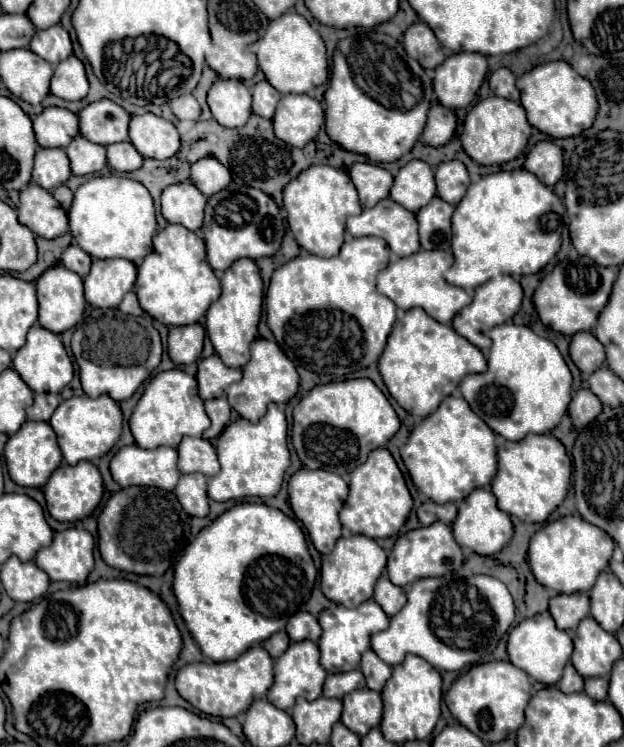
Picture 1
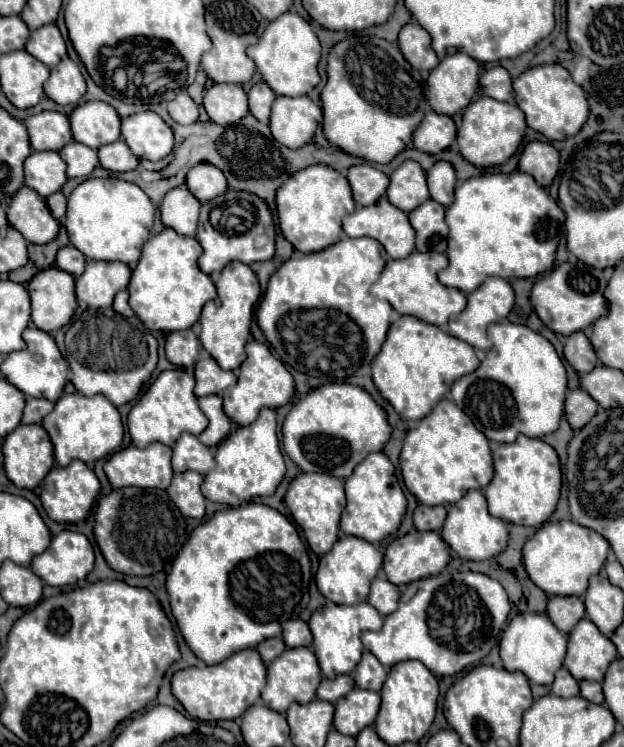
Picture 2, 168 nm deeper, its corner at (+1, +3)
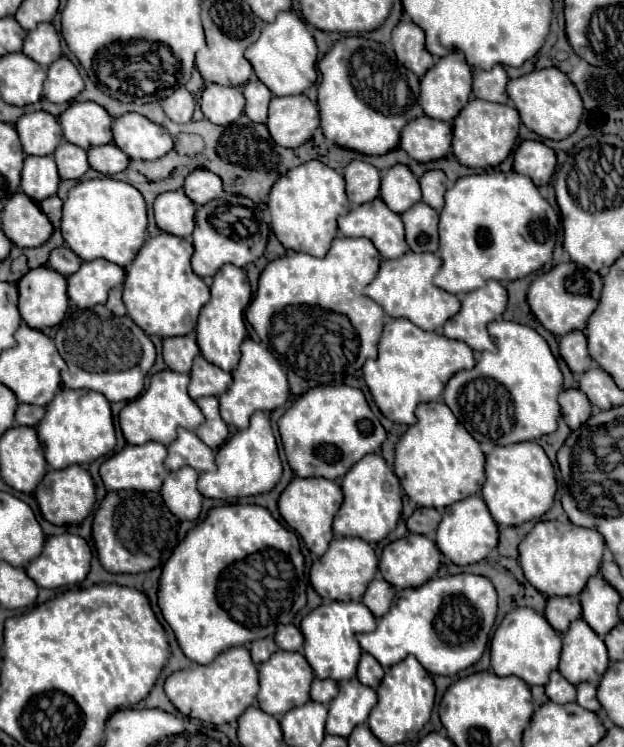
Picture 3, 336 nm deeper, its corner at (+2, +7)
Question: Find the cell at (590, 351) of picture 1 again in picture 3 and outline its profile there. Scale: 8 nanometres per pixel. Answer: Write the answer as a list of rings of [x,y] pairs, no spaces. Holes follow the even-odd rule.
[[[571,331],[559,339],[559,353],[573,373],[585,373],[591,367],[587,339],[581,331]]]

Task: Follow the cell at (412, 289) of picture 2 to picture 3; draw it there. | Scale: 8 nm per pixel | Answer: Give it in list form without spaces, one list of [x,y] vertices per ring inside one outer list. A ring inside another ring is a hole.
[[[407,251],[399,259],[383,261],[377,277],[363,289],[367,297],[377,301],[389,317],[405,317],[425,331],[439,331],[447,319],[459,313],[461,303],[453,293],[433,285],[433,277],[441,267],[441,257],[435,253]]]

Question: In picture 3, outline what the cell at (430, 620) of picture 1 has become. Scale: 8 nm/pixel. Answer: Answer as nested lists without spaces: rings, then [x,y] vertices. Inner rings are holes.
[[[457,573],[435,577],[419,587],[397,589],[391,609],[379,619],[377,629],[359,633],[363,651],[371,653],[383,667],[391,667],[413,655],[433,675],[455,675],[483,655],[497,617],[497,591],[483,575]]]

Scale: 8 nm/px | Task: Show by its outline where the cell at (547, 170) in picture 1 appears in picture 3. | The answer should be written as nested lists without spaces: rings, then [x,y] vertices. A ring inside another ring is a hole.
[[[523,141],[515,151],[513,169],[533,179],[537,187],[547,185],[555,173],[555,151],[541,141]]]

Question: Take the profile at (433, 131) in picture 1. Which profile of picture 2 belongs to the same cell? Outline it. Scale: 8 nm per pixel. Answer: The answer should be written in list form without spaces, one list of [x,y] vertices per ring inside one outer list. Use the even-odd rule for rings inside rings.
[[[432,109],[426,111],[424,121],[418,125],[418,129],[412,135],[412,145],[418,151],[424,153],[440,153],[448,149],[456,141],[456,125],[450,117],[440,117],[438,113],[432,113]]]

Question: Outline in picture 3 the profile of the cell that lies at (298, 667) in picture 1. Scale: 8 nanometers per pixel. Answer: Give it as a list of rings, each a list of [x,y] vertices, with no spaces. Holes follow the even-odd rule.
[[[275,651],[269,661],[265,661],[263,665],[259,665],[259,707],[269,713],[269,715],[283,715],[287,709],[303,705],[309,701],[309,689],[313,683],[313,673],[311,673],[311,665],[307,665],[307,659],[297,653],[297,651]]]

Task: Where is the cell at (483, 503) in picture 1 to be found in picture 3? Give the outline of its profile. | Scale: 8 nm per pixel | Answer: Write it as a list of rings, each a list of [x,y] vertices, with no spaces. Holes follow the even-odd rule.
[[[471,495],[471,497],[465,497],[463,501],[457,501],[455,505],[449,505],[447,509],[443,509],[443,519],[437,527],[435,543],[437,543],[439,551],[457,565],[477,563],[477,561],[485,559],[491,549],[497,547],[499,529],[493,521],[485,501],[479,495]]]

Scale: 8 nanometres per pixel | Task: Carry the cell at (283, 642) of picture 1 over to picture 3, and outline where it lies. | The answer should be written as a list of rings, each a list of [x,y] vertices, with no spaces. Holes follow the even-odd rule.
[[[265,637],[263,641],[253,641],[251,643],[251,657],[253,661],[259,665],[263,661],[267,661],[267,657],[271,657],[271,653],[275,653],[279,647],[275,645],[273,637]]]

